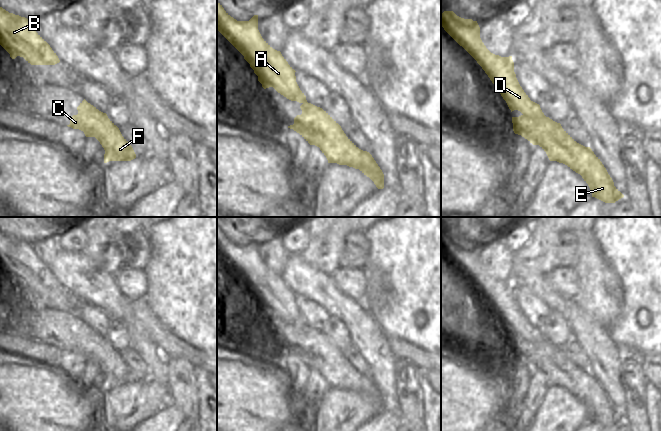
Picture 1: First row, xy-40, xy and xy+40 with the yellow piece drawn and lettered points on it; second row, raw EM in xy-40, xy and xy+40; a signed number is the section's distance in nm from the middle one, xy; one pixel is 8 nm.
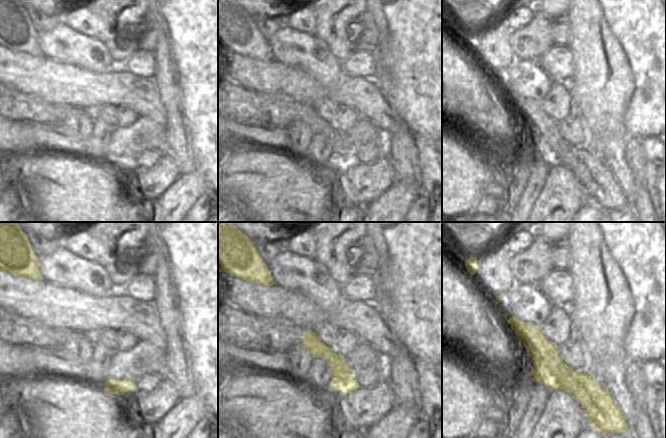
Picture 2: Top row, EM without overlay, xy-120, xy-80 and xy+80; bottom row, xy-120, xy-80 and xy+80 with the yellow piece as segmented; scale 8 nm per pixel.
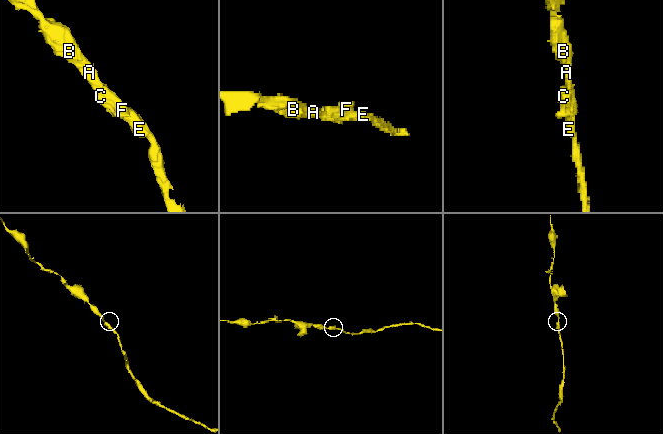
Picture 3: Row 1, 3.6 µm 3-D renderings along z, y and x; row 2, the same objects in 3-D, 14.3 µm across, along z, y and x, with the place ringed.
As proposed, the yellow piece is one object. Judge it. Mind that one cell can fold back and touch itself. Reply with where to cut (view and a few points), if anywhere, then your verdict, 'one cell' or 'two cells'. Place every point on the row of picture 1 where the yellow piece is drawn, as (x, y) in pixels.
no cut; one cell

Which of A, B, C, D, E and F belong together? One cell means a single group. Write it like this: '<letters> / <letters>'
A B C D E F

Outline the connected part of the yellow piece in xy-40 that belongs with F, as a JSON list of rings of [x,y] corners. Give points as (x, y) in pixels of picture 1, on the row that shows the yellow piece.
[[[85,99],[77,107],[78,114],[70,118],[67,125],[84,132],[86,137],[95,137],[105,150],[104,163],[109,161],[131,161],[136,154],[119,128]]]

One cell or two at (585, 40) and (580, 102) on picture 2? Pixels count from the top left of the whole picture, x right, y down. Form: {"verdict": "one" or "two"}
{"verdict": "one"}

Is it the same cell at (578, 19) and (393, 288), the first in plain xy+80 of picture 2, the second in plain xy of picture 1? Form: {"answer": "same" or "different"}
{"answer": "different"}

